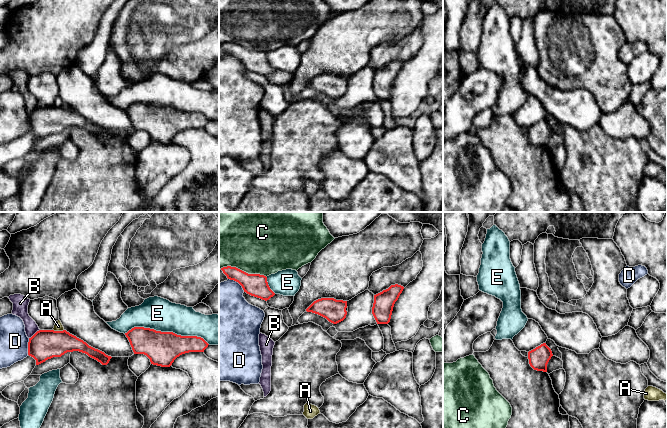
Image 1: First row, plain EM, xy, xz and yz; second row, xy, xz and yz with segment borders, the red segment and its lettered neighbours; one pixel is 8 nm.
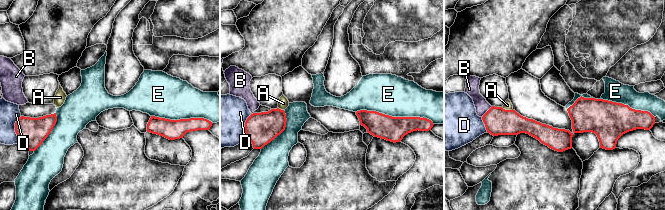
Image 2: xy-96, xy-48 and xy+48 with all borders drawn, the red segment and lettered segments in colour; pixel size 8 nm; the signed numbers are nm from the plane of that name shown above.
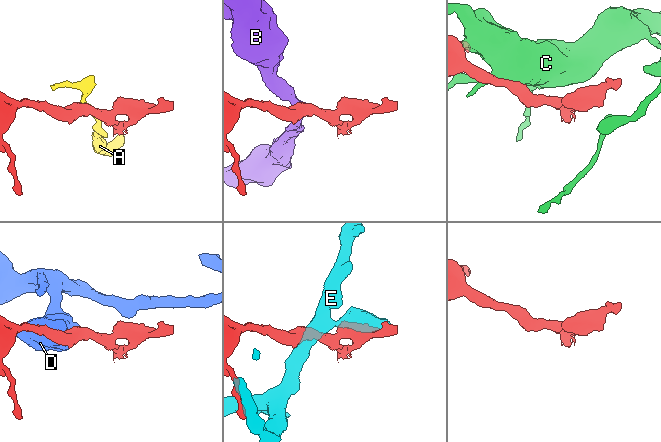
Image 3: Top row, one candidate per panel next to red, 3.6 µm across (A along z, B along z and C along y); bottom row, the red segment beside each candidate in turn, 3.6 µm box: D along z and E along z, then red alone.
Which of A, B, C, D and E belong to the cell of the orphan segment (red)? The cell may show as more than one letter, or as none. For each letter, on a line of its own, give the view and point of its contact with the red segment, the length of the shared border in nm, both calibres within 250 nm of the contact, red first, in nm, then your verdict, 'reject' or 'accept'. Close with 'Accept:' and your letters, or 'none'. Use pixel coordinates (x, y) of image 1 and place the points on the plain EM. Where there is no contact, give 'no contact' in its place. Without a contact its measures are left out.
A: contact xy (58, 107); length 90 nm; calibres 240 and 70 nm; reject
B: contact xy (35, 109); length 120 nm; calibres 240 and 130 nm; reject
C: contact xz (243, 47); length 380 nm; calibres 180 and 400 nm; reject
D: contact xz (237, 57); length 170 nm; calibres 180 and 400 nm; reject
E: contact xy (167, 108); length 700 nm; calibres 280 and 260 nm; reject
Accept: none

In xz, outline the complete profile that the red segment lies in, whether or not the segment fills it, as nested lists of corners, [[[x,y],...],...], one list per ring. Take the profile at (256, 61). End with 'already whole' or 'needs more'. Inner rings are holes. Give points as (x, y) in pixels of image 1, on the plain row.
[[[231,42],[223,43],[221,46],[228,55],[238,58],[244,68],[251,72],[267,77],[275,71],[268,61],[267,53],[264,51],[248,50]]]; already whole

